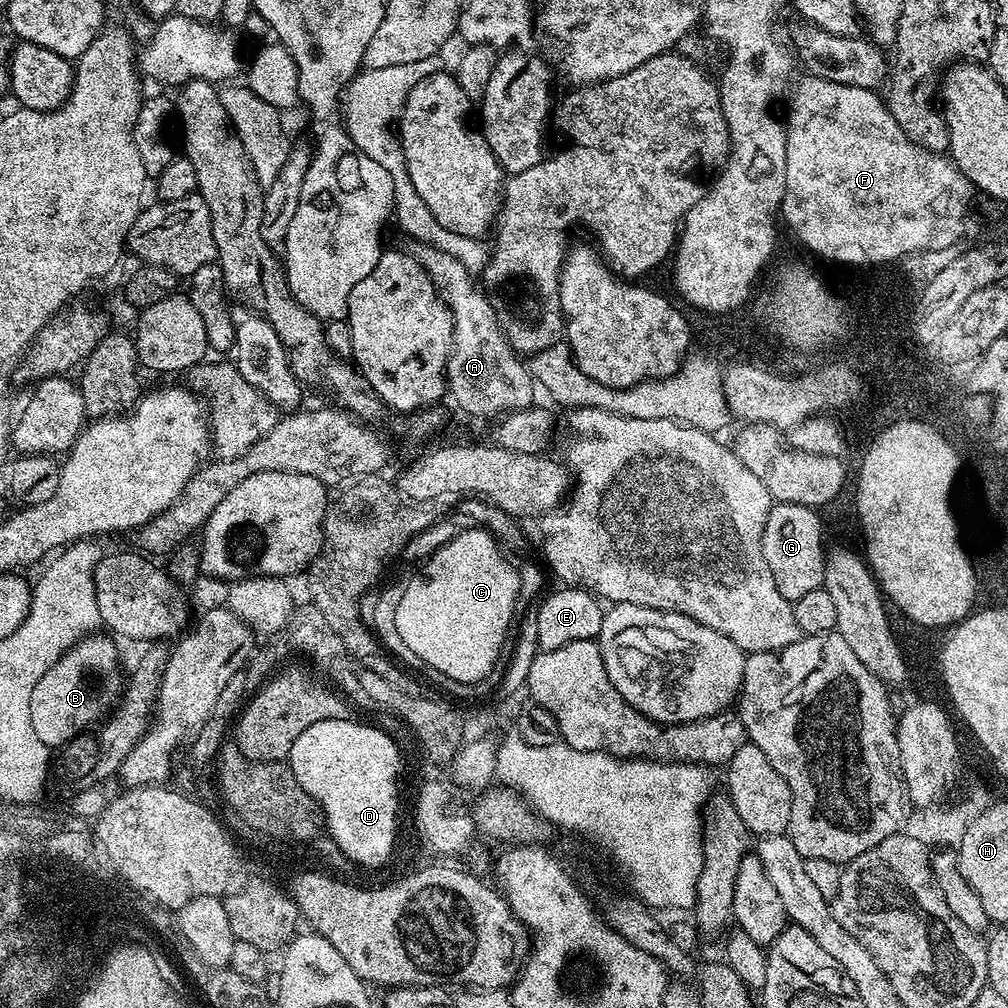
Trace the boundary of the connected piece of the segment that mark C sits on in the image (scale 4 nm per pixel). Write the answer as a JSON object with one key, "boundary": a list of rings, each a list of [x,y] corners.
{"boundary":[[[469,527],[469,532],[457,531],[448,544],[433,553],[424,567],[424,576],[408,588],[408,596],[400,604],[400,636],[408,640],[410,650],[420,652],[424,660],[431,660],[436,668],[448,672],[446,678],[462,684],[476,686],[492,672],[500,647],[508,636],[508,627],[514,624],[515,602],[519,596],[519,574],[517,569],[503,556],[501,545],[491,533],[481,527]]]}

